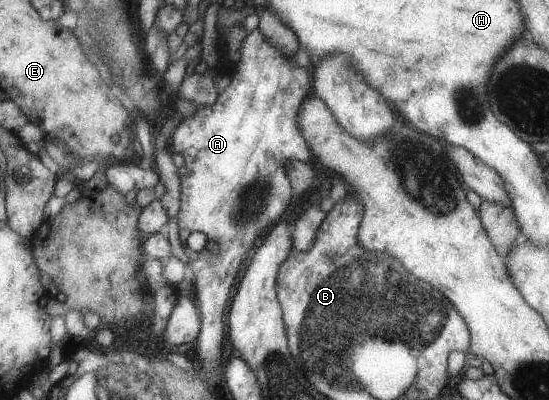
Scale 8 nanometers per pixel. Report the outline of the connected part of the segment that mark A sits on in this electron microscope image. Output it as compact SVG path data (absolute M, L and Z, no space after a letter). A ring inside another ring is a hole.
M261 27L256 28L247 37L242 45L241 53L242 59L240 60L238 72L232 79L232 84L221 94L220 101L211 106L199 106L199 110L195 116L182 121L180 126L175 130L172 144L172 148L175 152L184 155L186 166L190 171L183 177L183 208L179 217L180 237L186 249L186 254L190 257L190 268L197 275L195 283L196 298L199 301L199 306L204 312L203 332L198 343L198 352L200 355L199 363L201 368L207 372L220 371L220 369L224 367L224 345L226 345L226 329L228 329L228 325L226 325L228 305L230 305L230 299L234 297L234 285L238 283L238 277L240 277L242 270L247 267L249 253L257 247L257 244L260 243L263 238L269 235L276 225L278 225L280 217L288 213L288 209L290 209L290 205L292 205L292 201L294 201L294 196L296 196L293 181L289 174L289 164L296 160L300 160L301 162L311 162L311 159L315 156L311 145L304 137L303 129L299 122L299 109L303 107L303 103L314 90L310 69L302 67L302 65L296 61L296 57L287 54L279 45L276 45L264 33L264 30ZM194 231L205 233L209 240L213 240L220 245L219 254L216 257L211 260L204 259L201 252L196 252L194 249L191 249L186 245L188 239L190 239L190 235L192 235Z

